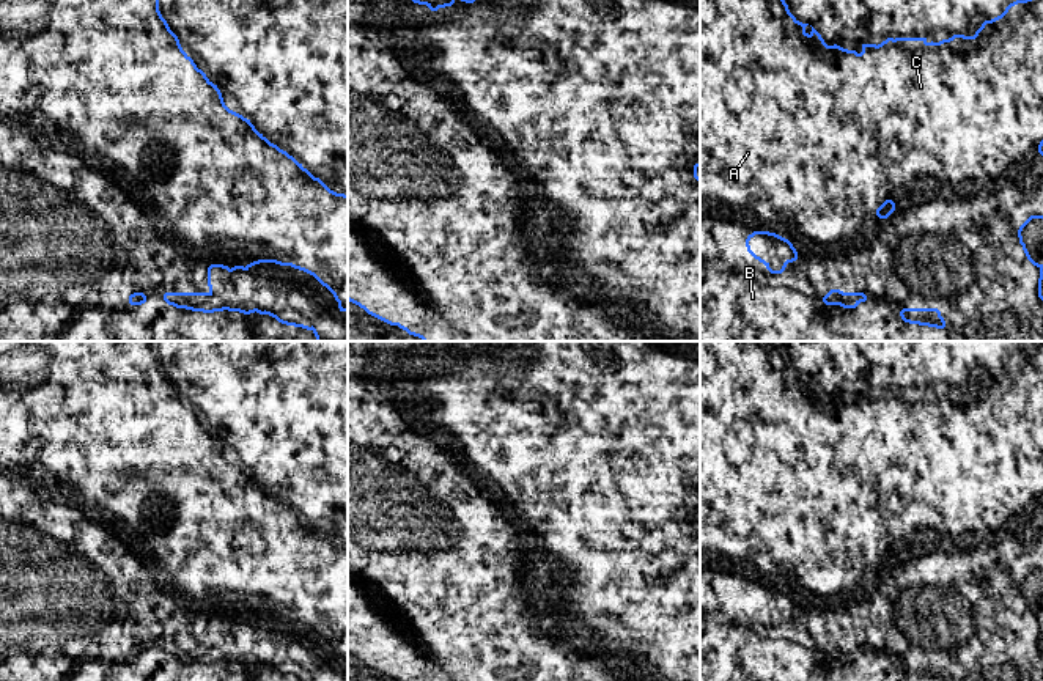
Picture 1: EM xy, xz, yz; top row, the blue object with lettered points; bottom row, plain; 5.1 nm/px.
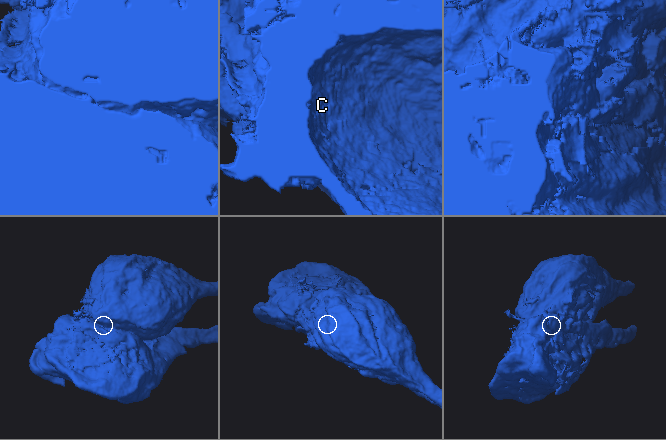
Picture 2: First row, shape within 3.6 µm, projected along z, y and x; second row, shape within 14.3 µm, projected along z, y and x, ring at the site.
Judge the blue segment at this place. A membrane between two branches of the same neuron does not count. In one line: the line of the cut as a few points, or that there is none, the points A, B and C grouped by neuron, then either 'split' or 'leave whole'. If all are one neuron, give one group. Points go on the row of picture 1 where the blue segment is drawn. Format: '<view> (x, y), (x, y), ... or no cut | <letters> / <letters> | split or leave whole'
xz (412, 27), (699, 249) | A / B C | split

